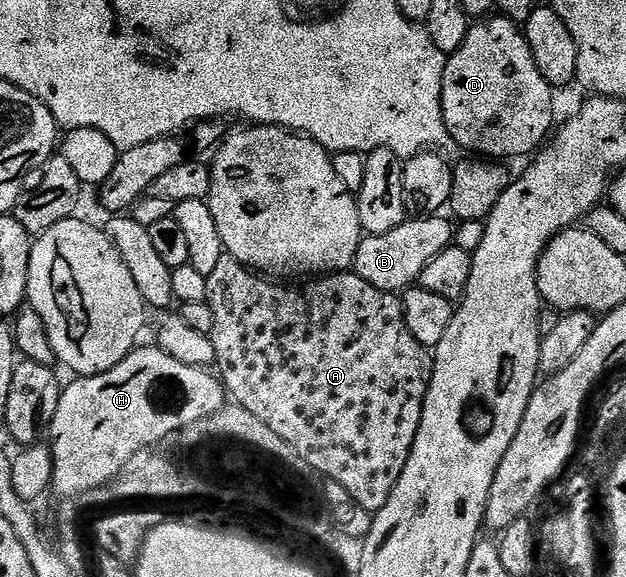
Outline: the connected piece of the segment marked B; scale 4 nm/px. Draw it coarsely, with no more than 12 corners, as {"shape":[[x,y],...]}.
{"shape":[[408,218],[364,235],[353,271],[402,293],[452,247],[453,224]]}

